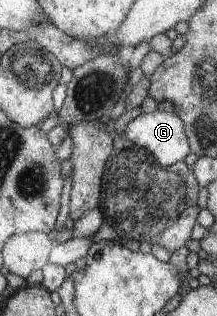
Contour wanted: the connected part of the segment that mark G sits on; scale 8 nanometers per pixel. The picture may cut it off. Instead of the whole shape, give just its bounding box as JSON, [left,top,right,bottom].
[123,109,193,168]

